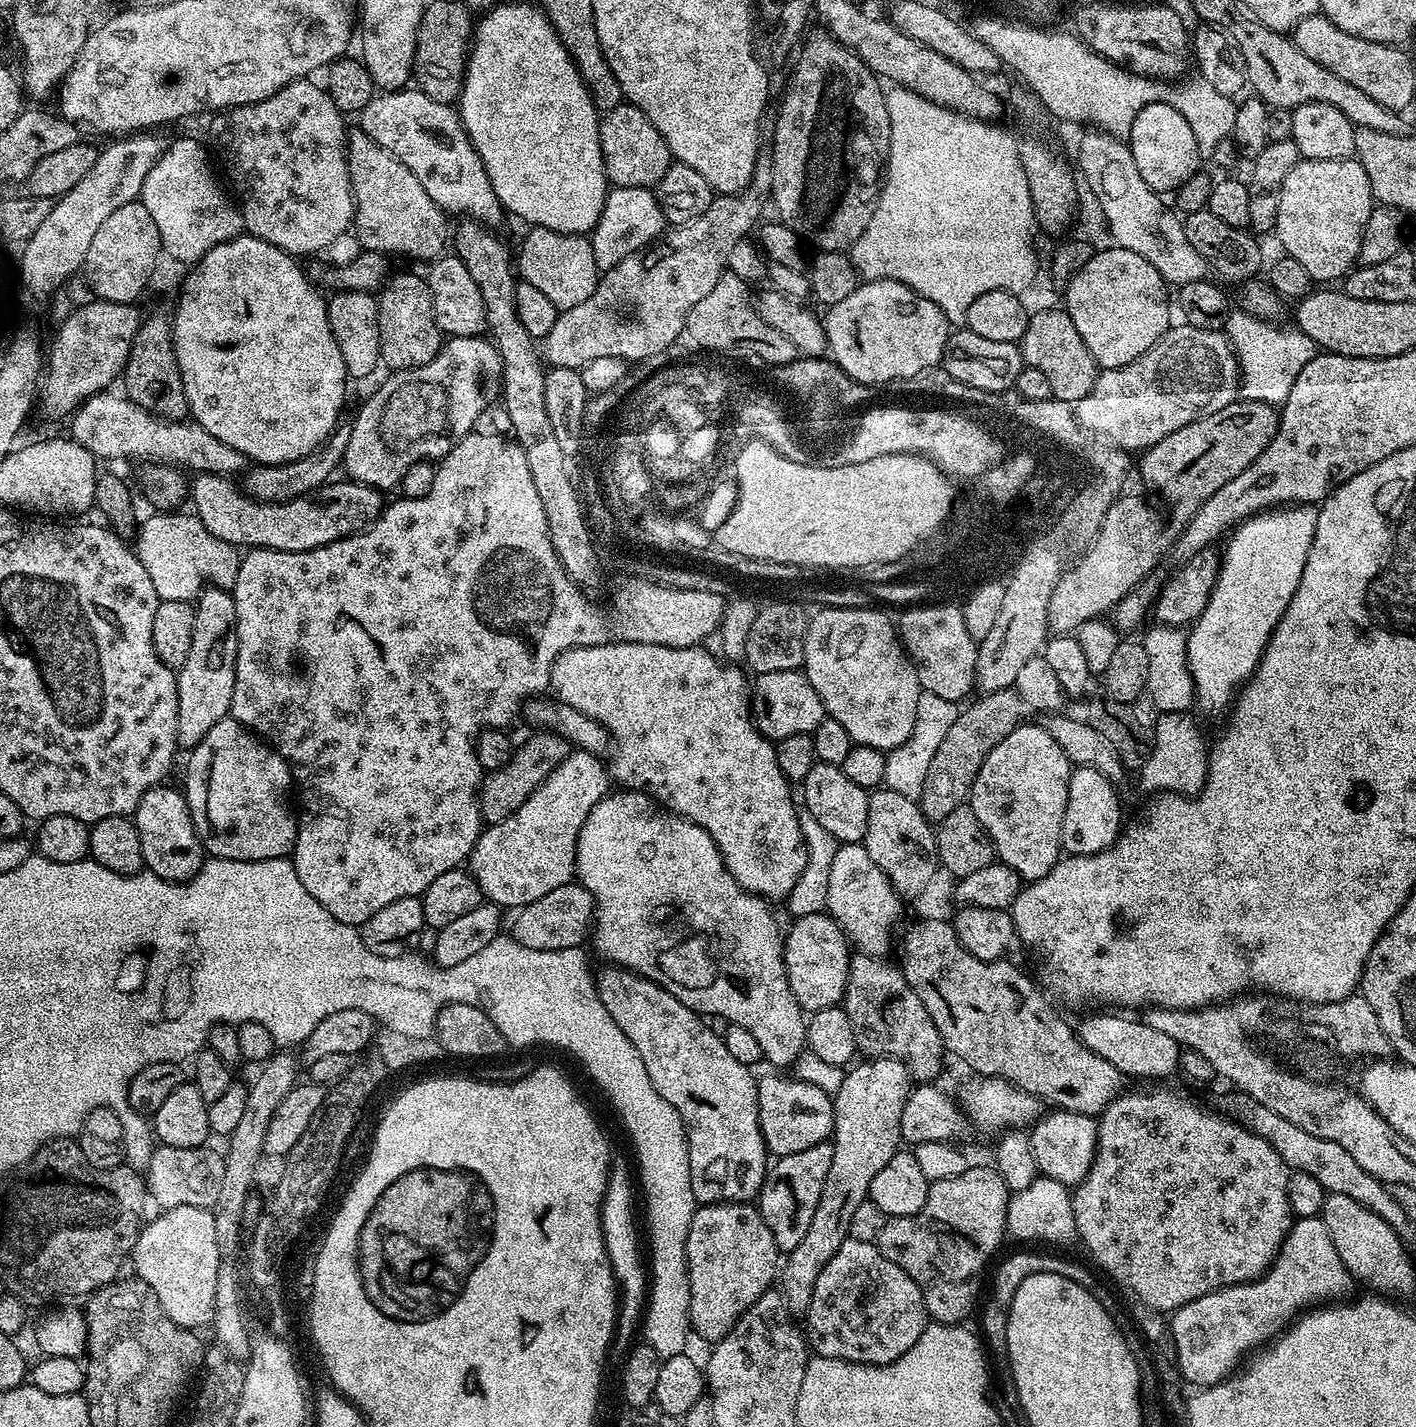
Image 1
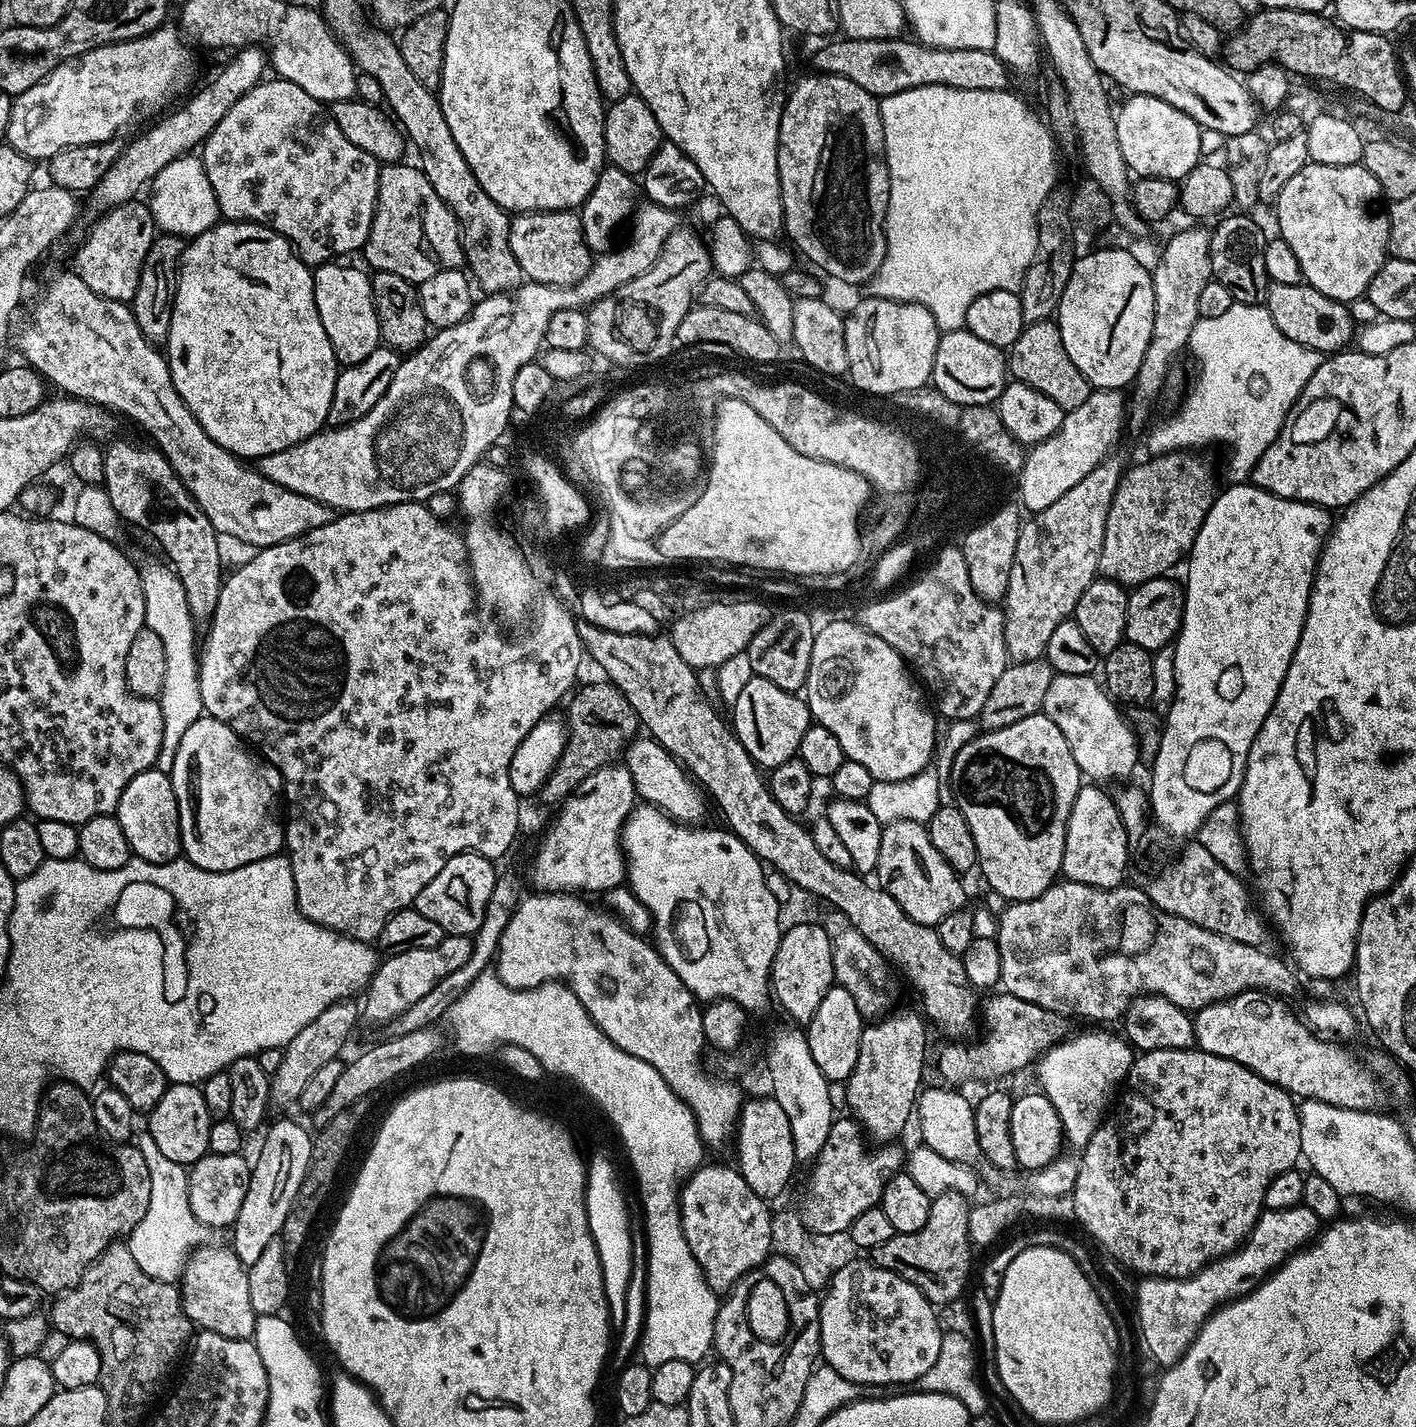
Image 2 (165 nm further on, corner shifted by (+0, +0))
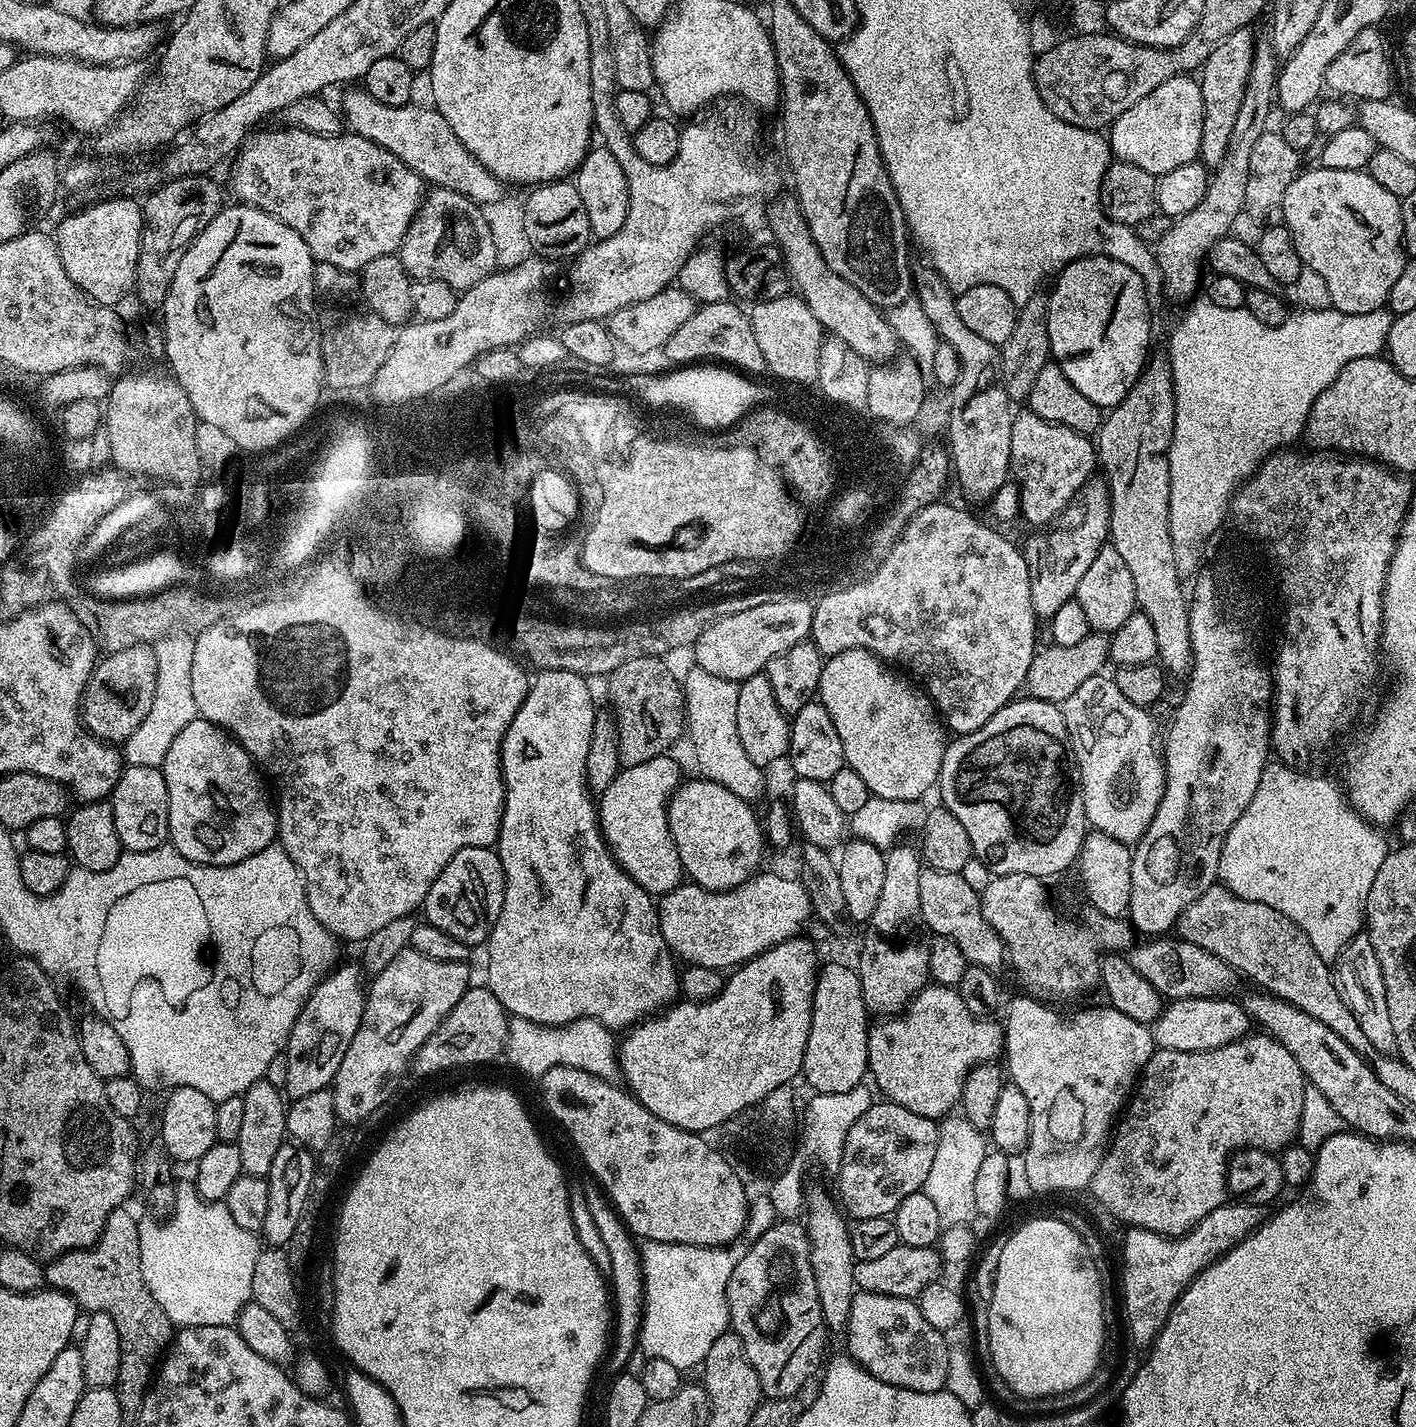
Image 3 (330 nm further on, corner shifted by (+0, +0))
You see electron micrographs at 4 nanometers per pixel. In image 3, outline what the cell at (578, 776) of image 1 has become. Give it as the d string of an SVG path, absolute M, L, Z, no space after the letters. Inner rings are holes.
M665 754L638 766L621 767L614 782L610 782L607 790L598 796L600 832L612 851L612 857L627 876L656 898L682 883L678 850L668 825L668 801L680 787L682 775L679 766L670 757Z

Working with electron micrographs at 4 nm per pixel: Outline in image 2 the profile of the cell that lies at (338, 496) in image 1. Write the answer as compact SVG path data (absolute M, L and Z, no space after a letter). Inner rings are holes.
M75 271L56 272L49 278L48 285L45 286L44 293L40 296L40 301L32 308L32 317L29 318L28 325L20 332L20 352L24 355L23 363L39 372L51 387L53 384L54 387L61 388L64 391L61 393L65 397L87 400L89 404L98 404L121 417L123 417L122 415L129 416L138 427L145 428L156 439L153 440L155 447L159 448L162 455L168 459L174 474L178 474L178 478L184 483L186 490L194 498L194 502L198 502L202 514L206 514L206 518L210 518L214 530L221 537L233 536L234 539L241 540L239 542L241 545L259 550L281 544L284 540L293 540L296 536L306 534L318 526L326 526L334 518L333 509L326 507L322 502L318 502L314 498L306 498L306 494L294 494L294 490L286 490L282 486L278 486L278 482L270 482L270 478L266 478L255 467L247 468L244 465L247 463L241 457L234 456L222 446L218 446L218 442L214 442L214 438L210 438L210 434L206 434L206 430L202 430L202 426L196 421L194 414L190 414L190 410L182 402L182 394L178 394L178 390L174 390L174 382L170 378L165 353L157 345L151 344L142 334L142 330L138 330L138 322L134 318L131 307L125 301L102 298L102 294L94 294L94 290L90 290L90 286L86 286L86 282L82 282L82 278L76 275Z

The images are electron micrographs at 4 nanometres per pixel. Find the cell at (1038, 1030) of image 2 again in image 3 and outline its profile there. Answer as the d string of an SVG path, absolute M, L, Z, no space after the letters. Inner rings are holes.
M932 982L917 992L899 1014L877 1019L869 1027L868 1071L870 1080L876 1083L875 1091L880 1091L885 1101L939 1121L953 1111L951 1108L959 1105L966 1074L979 1064L995 1061L1003 1047L1004 1030L995 1019L970 1014L955 987Z

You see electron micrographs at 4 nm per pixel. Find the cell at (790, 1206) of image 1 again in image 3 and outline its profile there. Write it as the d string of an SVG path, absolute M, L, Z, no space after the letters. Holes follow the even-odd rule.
M891 1102L872 1103L846 1134L841 1160L834 1172L839 1207L845 1213L848 1211L853 1221L891 1217L902 1198L923 1189L937 1153L939 1134L935 1120Z

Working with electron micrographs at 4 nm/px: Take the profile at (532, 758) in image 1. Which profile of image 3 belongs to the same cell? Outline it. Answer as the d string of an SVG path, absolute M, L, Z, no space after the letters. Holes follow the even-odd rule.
M657 656L633 658L618 666L606 678L608 684L608 700L611 711L616 717L616 727L620 730L620 762L623 767L638 766L642 762L650 762L650 758L658 758L669 751L668 747L679 736L686 732L686 713L684 711L684 689L678 676L668 669L667 659Z

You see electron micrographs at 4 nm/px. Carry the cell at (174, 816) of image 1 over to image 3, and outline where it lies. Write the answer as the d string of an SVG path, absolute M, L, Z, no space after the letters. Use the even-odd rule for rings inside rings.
M127 765L121 771L118 782L114 786L110 803L114 810L114 826L118 826L118 838L121 849L125 852L145 852L155 848L163 848L169 843L168 839L168 791L166 778L160 768L150 766Z

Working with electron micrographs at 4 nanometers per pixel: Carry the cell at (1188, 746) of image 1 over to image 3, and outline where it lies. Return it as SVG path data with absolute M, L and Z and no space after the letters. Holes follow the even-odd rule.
M1269 763L1258 790L1254 790L1254 798L1250 798L1250 806L1242 810L1238 822L1226 834L1218 873L1219 883L1238 898L1262 902L1278 910L1278 914L1286 914L1310 938L1318 958L1329 962L1335 962L1353 937L1361 935L1370 886L1374 886L1378 869L1390 851L1390 844L1380 833L1383 831L1369 824L1349 804L1341 785L1336 784L1324 776L1307 776L1304 770L1287 764Z

